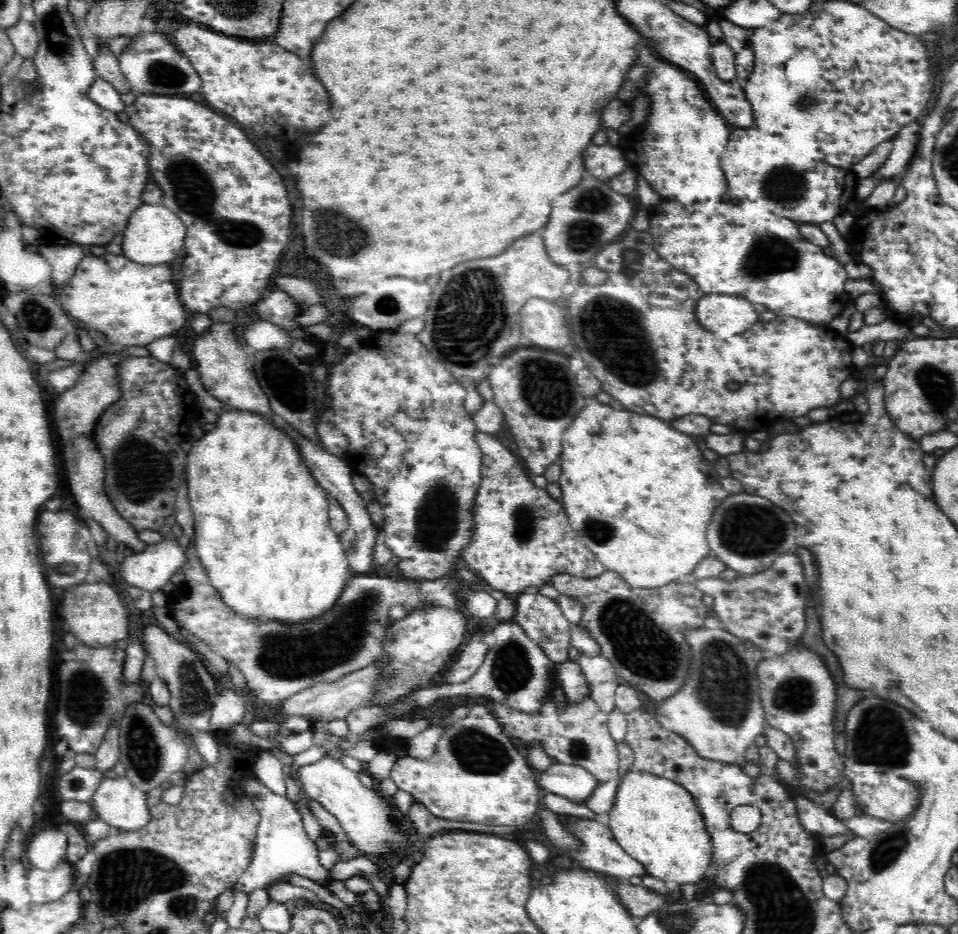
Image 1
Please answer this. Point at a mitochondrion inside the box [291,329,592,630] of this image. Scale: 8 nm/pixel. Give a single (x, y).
(546, 389)

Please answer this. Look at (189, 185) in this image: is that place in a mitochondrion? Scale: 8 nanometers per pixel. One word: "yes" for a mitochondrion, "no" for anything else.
yes

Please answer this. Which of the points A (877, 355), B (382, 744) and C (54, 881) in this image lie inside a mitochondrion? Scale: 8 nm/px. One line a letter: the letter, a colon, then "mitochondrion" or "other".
A: other
B: other
C: other

